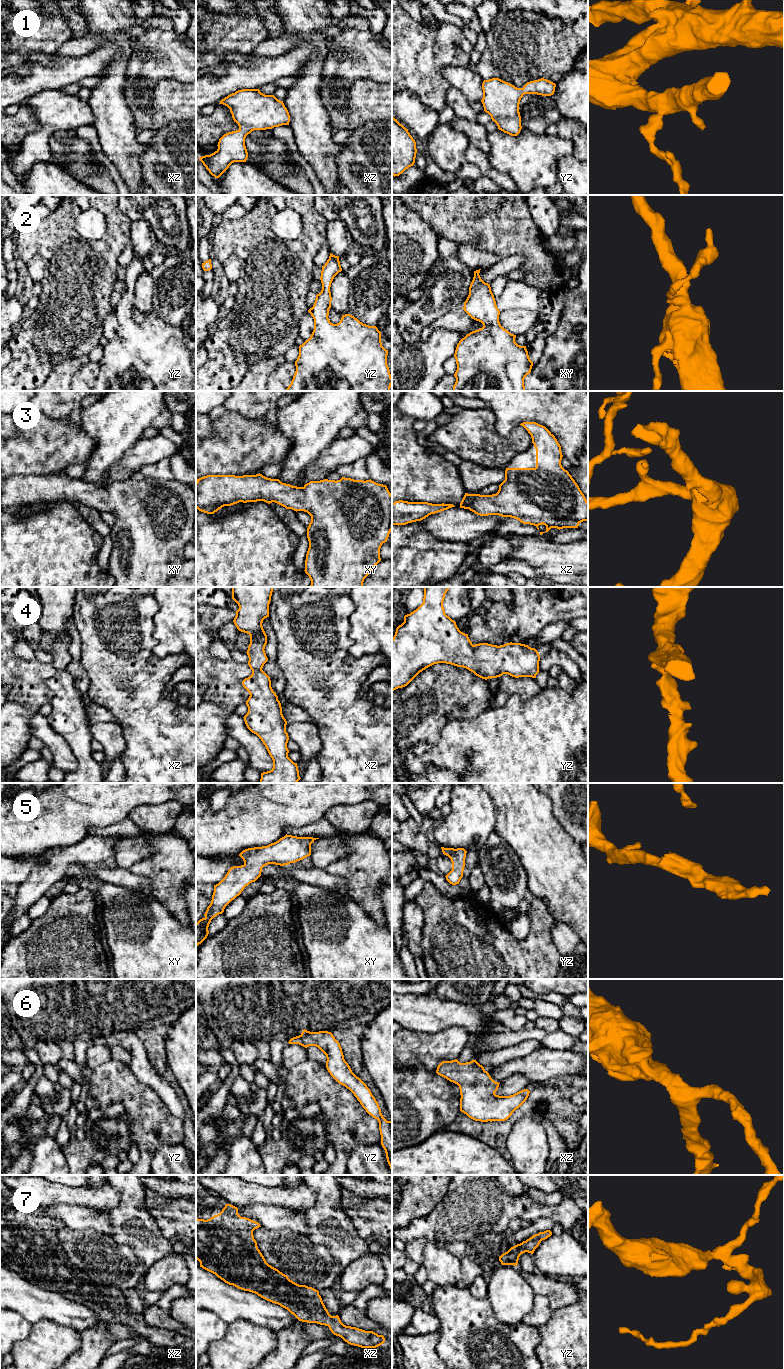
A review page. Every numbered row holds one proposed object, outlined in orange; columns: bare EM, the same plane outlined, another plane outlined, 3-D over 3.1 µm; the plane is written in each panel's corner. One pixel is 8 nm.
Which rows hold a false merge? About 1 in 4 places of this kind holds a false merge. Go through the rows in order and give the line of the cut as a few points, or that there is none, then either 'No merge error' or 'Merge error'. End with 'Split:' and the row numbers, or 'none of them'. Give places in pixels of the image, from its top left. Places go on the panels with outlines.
1: No split. No merge error
2: No split. No merge error
3: No split. No merge error
4: No split. No merge error
5: No split. No merge error
6: No split. No merge error
7: No split. No merge error
Split: none of them

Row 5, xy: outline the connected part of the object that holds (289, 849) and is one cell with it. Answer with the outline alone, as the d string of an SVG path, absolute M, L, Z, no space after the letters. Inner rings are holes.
M285 835L278 841L271 843L267 846L254 847L243 850L239 856L243 859L244 864L241 866L231 867L225 877L216 885L214 885L214 892L210 905L204 914L204 918L196 923L196 951L197 946L201 944L208 936L208 927L211 920L219 914L224 912L225 907L241 894L246 886L255 882L262 872L262 868L268 864L275 865L288 865L311 855L311 844L319 838L313 837L297 837L292 835Z

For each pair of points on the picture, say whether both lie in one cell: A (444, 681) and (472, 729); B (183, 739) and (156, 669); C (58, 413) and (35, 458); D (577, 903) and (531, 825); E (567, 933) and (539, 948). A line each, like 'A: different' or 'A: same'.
A: different
B: same
C: different
D: same
E: different

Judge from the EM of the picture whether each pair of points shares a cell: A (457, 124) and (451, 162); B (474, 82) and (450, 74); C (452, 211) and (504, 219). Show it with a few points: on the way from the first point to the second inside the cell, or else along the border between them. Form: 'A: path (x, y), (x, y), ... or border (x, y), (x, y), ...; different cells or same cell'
A: border (440, 122), (450, 124), (461, 131), (470, 142); different cells
B: path (468, 82), (456, 76); same cell
C: path (465, 222), (491, 222); same cell

